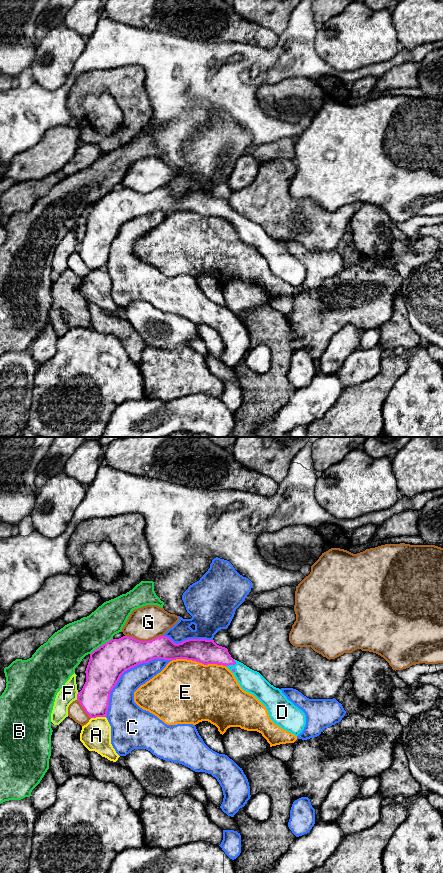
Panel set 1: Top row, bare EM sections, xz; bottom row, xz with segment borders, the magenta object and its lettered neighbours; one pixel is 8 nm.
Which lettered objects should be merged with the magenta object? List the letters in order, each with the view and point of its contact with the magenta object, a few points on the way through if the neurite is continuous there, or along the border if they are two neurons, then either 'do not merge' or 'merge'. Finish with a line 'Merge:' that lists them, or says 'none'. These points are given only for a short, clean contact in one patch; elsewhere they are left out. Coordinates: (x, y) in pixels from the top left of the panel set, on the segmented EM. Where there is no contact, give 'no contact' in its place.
A: contact xz (98, 716); do not merge
B: contact xz (102, 645); do not merge
C: contact xz (125, 670); do not merge
D: contact xz (231, 664); way xz (204, 651), (217, 654), (231, 664), (251, 681); merge
E: contact xz (199, 662); do not merge
F: contact xz (77, 696); do not merge
G: contact xz (144, 641); do not merge
Merge: D

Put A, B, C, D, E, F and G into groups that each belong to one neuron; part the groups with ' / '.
A / B / C / D / E / F / G

